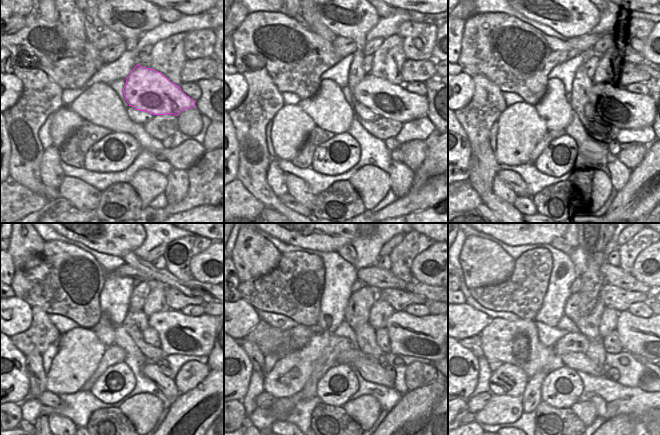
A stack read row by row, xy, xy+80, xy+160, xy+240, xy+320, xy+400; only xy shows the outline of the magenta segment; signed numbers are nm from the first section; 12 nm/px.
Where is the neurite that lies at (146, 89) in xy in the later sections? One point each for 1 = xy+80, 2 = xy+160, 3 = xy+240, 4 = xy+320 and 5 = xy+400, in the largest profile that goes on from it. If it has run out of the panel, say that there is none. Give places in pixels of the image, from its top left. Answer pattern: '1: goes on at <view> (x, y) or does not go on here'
1: goes on at xy+80 (392, 101)
2: goes on at xy+160 (621, 106)
3: goes on at xy+240 (181, 334)
4: goes on at xy+320 (426, 337)
5: goes on at xy+400 (651, 337)

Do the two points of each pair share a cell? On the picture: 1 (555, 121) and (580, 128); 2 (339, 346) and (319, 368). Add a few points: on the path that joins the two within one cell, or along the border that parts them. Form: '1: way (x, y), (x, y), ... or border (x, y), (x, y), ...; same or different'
1: border (573, 111), (570, 122), (564, 129); different
2: way (334, 351), (324, 363); same

